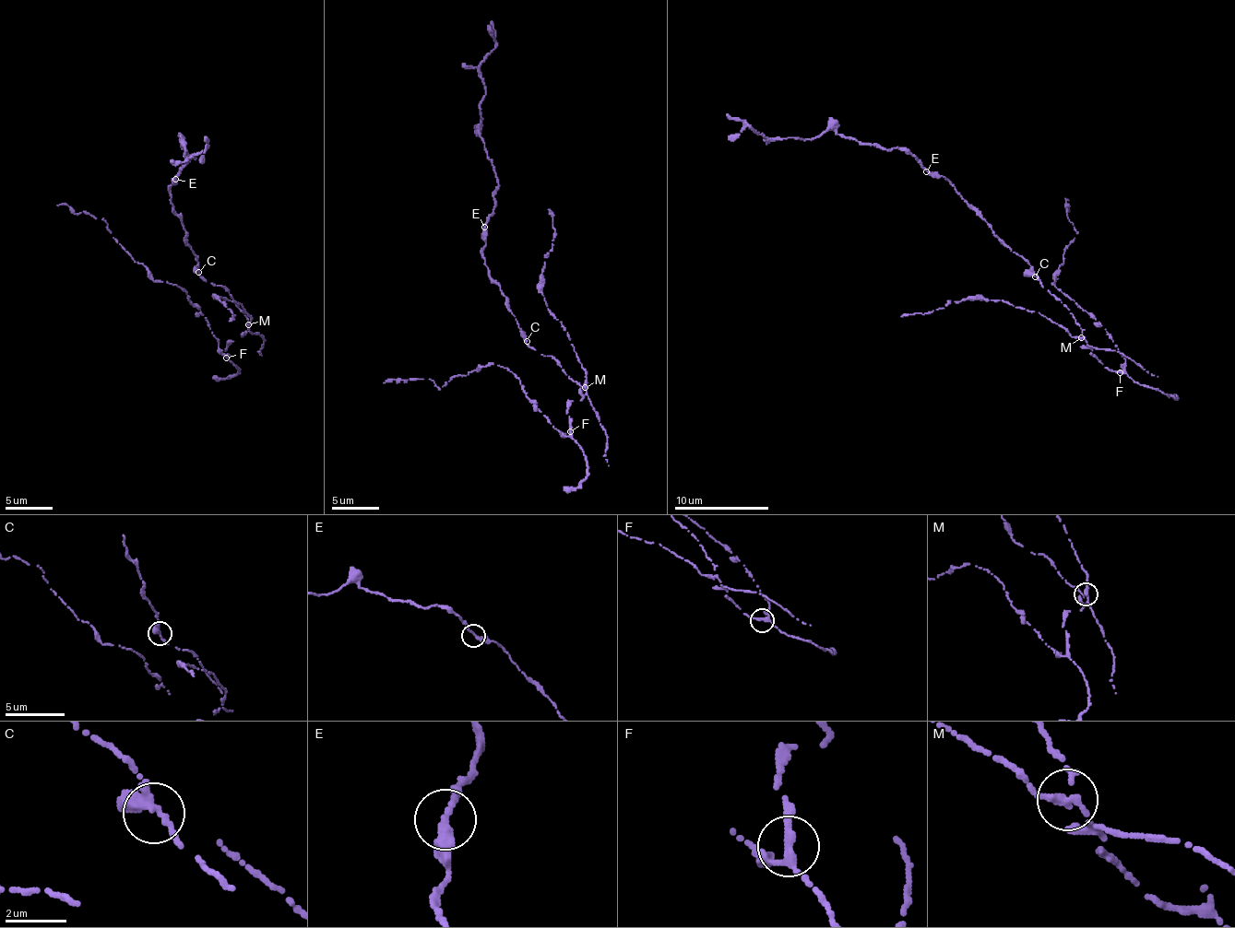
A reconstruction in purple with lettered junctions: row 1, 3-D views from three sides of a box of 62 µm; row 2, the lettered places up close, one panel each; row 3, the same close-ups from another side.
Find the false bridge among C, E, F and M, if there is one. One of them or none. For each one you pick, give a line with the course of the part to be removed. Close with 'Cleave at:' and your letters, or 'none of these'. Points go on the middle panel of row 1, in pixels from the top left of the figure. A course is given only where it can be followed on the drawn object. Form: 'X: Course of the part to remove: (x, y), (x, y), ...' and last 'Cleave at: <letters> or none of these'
M: Course of the part to remove: (586, 388), (585, 369), (569, 334), (547, 308), (542, 296), (545, 254), (552, 248), (555, 231), (549, 208)
Cleave at: M

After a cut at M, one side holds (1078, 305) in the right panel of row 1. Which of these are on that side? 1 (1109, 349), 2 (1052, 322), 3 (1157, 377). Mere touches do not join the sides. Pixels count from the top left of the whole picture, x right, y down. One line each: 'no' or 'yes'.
1: no
2: no
3: no

